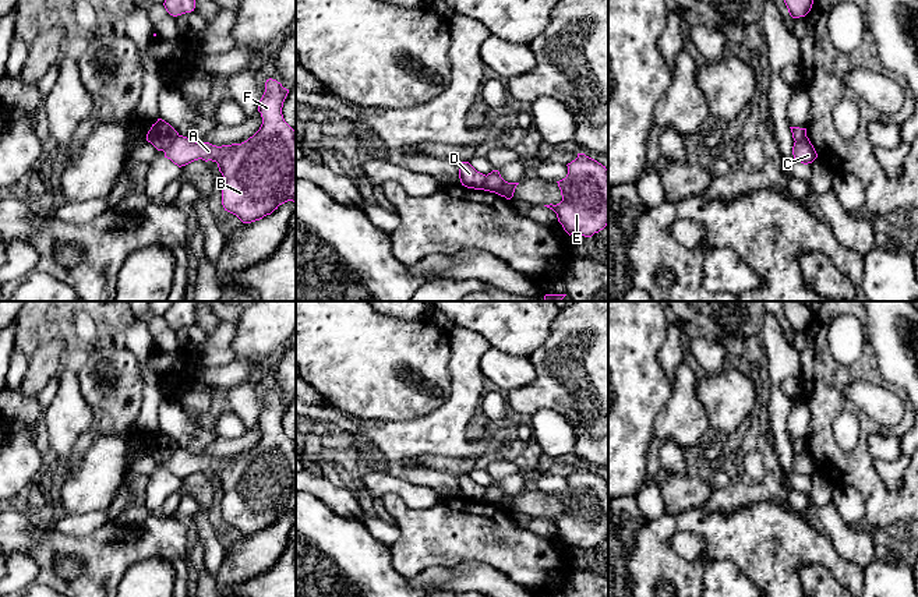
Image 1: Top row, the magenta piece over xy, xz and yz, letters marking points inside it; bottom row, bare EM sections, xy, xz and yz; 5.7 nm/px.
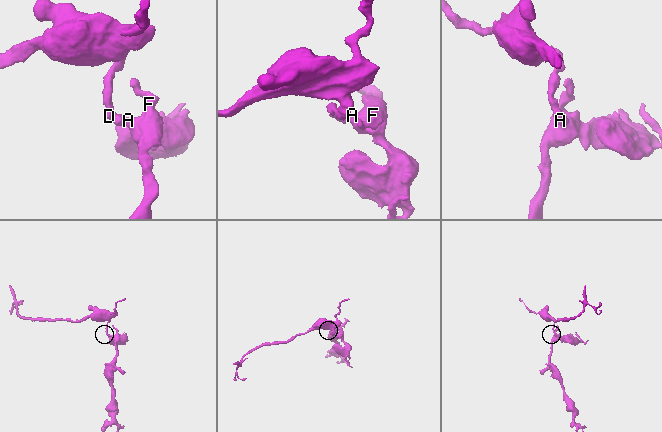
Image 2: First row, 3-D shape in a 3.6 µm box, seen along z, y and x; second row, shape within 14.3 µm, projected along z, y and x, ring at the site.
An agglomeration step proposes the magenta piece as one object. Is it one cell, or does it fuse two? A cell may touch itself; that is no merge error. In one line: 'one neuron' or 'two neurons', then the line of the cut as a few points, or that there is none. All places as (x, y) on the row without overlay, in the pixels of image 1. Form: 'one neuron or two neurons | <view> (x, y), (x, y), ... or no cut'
two neurons | xy (177, 447), (163, 463)

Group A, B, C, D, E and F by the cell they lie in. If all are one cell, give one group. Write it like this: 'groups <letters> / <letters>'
groups A B C E F / D

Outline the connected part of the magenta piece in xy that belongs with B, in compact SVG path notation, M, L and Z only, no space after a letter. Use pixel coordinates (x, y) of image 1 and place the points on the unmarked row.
M272 391L266 392L265 405L258 418L262 437L247 453L216 459L177 448L165 463L165 470L179 480L198 471L216 474L223 488L222 517L243 536L259 533L287 513L296 515L296 444L282 427L287 406L289 402L283 400L280 395Z

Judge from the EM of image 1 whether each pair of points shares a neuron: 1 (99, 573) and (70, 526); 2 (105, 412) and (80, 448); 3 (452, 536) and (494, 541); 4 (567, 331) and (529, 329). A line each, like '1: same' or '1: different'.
1: different
2: same
3: same
4: different

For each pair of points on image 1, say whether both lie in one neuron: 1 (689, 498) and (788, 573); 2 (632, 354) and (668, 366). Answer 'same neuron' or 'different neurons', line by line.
1: different neurons
2: different neurons

